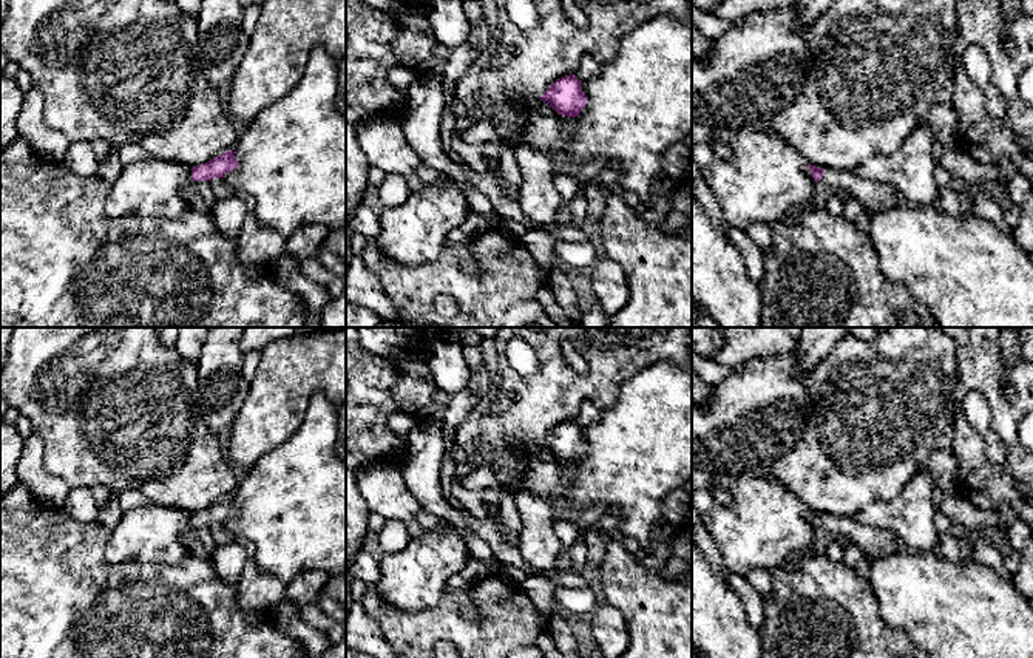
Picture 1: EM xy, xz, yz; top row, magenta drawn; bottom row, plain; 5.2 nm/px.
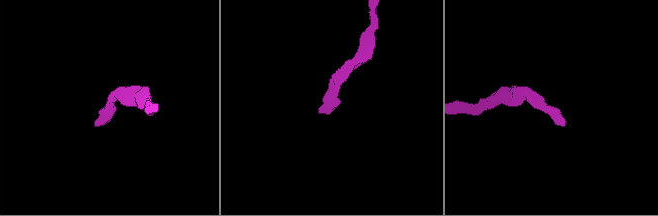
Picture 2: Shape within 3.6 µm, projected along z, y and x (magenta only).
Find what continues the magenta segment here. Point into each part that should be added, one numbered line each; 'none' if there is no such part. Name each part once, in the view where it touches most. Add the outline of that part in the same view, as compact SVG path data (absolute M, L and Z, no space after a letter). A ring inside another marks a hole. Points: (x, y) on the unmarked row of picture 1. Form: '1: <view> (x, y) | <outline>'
1: yz (874, 541) | M826 514L821 527L859 545L866 558L888 556L905 547L892 530L860 524L851 514Z

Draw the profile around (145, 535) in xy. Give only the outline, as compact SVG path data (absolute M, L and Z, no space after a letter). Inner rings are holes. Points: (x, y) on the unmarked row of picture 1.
M147 504L124 510L117 525L110 530L105 558L113 564L167 564L174 565L188 555L182 534L191 527L191 514L171 507Z

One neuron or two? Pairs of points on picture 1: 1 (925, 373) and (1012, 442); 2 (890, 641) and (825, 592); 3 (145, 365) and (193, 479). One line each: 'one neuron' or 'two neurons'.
1: two neurons
2: one neuron
3: one neuron

